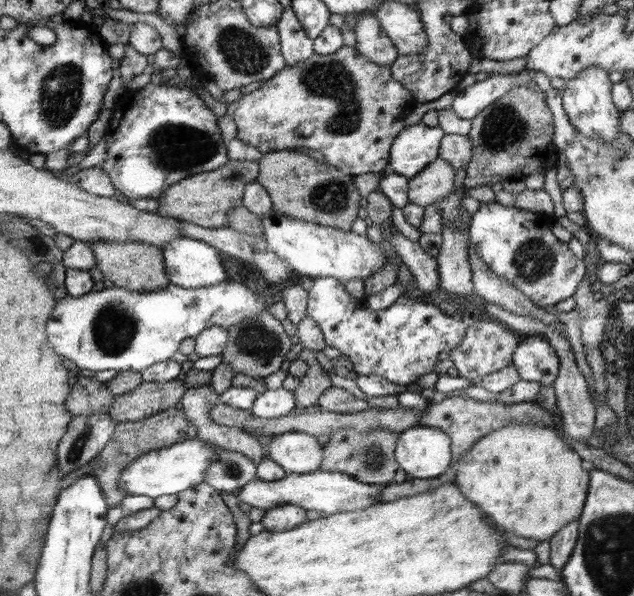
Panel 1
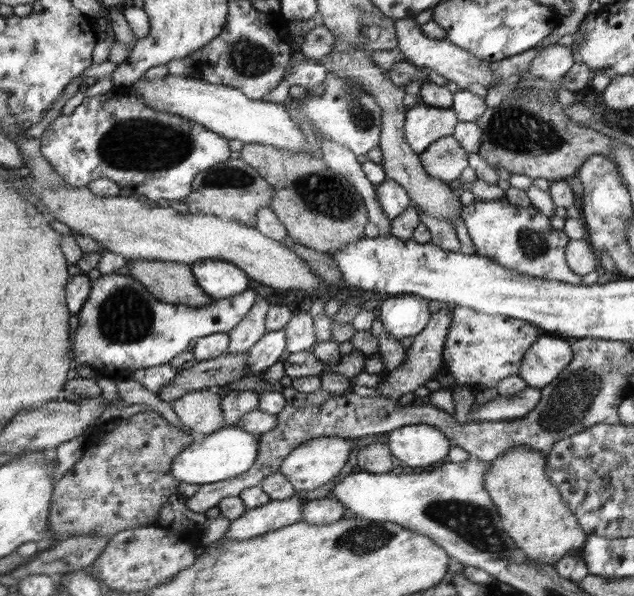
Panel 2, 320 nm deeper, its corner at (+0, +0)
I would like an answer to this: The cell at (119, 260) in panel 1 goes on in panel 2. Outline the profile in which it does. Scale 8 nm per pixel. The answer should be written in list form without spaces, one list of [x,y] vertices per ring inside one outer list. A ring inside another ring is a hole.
[[[136,260],[127,262],[130,276],[138,280],[160,301],[200,309],[212,298],[196,281],[188,264]]]

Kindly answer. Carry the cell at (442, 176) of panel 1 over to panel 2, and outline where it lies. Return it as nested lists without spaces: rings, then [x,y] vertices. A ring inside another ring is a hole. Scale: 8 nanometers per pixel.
[[[450,135],[432,143],[419,154],[419,160],[430,176],[449,183],[459,179],[462,170],[468,166],[468,153],[454,135]]]

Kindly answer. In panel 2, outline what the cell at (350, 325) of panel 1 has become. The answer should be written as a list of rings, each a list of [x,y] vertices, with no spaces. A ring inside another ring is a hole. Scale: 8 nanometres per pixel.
[[[393,295],[382,302],[381,309],[377,312],[387,333],[396,337],[399,341],[405,336],[416,336],[431,320],[429,300],[414,295]]]

